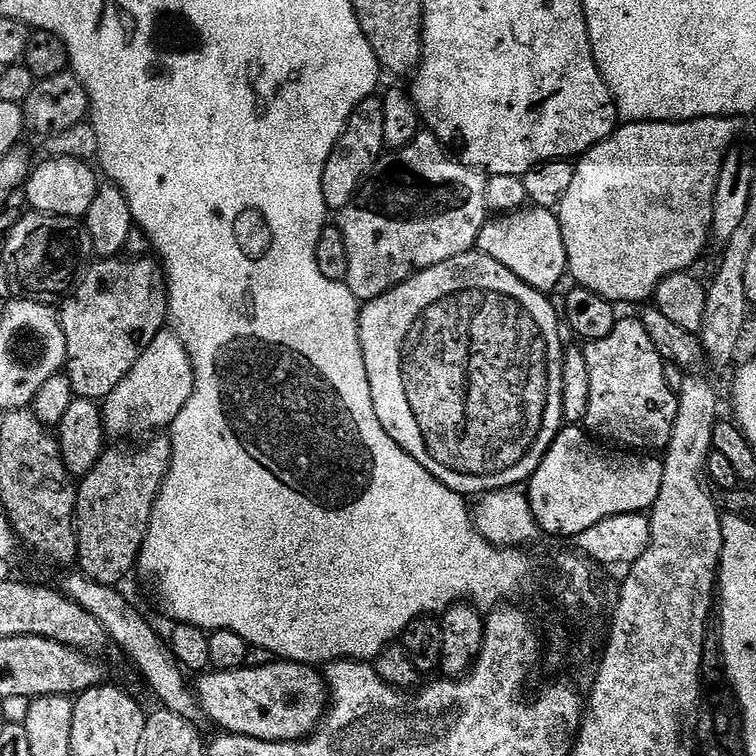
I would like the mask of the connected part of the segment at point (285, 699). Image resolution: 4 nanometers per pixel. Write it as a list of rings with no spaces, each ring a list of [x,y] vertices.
[[[272,662],[261,668],[237,666],[231,670],[220,670],[215,674],[216,680],[200,678],[194,684],[194,692],[205,717],[209,716],[214,723],[228,734],[238,736],[253,736],[256,740],[303,740],[321,723],[325,715],[326,684],[315,667],[307,664],[293,664],[291,662]]]

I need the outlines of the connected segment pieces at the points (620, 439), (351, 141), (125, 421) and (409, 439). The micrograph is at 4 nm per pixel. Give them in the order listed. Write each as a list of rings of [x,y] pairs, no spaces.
[[[639,318],[617,319],[611,334],[601,340],[585,343],[583,350],[588,367],[588,395],[586,397],[588,409],[584,412],[583,427],[593,437],[601,436],[604,440],[613,440],[614,443],[621,444],[624,447],[621,449],[624,450],[667,449],[680,402],[673,385],[672,388],[668,385],[668,376],[664,373],[666,362],[660,357],[660,352],[654,346],[654,342],[650,342],[644,323]]]
[[[379,95],[369,96],[354,110],[354,114],[348,120],[348,129],[334,146],[324,167],[322,194],[329,209],[342,210],[351,202],[362,181],[375,169],[385,148],[384,106]]]
[[[175,331],[160,332],[149,339],[142,364],[136,364],[136,372],[119,377],[112,393],[102,400],[104,430],[109,437],[124,438],[127,432],[164,430],[172,419],[190,402],[190,394],[196,381],[195,366],[187,346]]]
[[[473,250],[417,272],[398,287],[391,288],[386,294],[367,301],[361,307],[360,345],[366,362],[366,374],[370,378],[370,394],[374,398],[378,422],[382,422],[386,434],[390,434],[390,438],[394,438],[394,442],[398,442],[398,446],[402,446],[406,454],[413,456],[430,475],[438,477],[451,492],[458,492],[465,498],[476,498],[485,492],[494,492],[497,488],[523,485],[538,470],[546,450],[550,450],[554,438],[565,423],[565,345],[560,344],[561,321],[558,319],[557,305],[555,308],[548,300],[551,299],[545,293],[526,286],[526,282],[506,270],[506,266],[494,262],[494,258],[485,256],[479,250]]]

